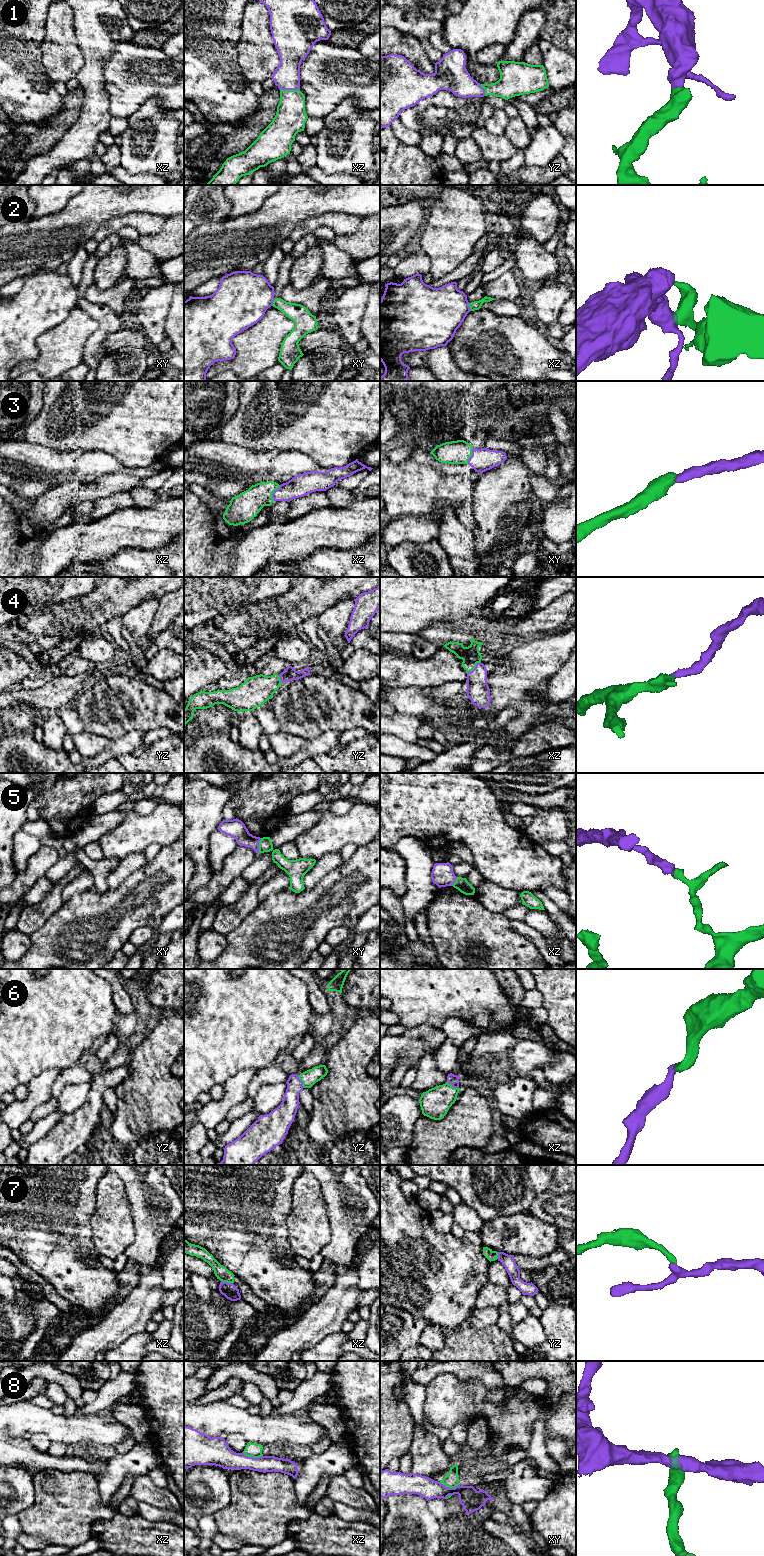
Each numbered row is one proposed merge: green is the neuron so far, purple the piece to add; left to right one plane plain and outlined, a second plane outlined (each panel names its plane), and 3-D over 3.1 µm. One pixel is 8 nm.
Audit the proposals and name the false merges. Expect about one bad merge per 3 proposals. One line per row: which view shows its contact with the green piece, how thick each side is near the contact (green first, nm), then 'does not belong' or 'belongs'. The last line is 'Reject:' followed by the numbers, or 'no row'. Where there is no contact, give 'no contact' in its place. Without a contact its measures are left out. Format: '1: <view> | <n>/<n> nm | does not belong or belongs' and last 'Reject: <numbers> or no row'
1: xz | 240/220 nm | belongs
2: xz | 80/400 nm | does not belong
3: xz | 220/170 nm | belongs
4: xz | 150/180 nm | belongs
5: xy | 110/150 nm | does not belong
6: xz | 240/90 nm | belongs
7: xz | 110/120 nm | does not belong
8: xz | 120/180 nm | does not belong
Reject: 2, 5, 7, 8

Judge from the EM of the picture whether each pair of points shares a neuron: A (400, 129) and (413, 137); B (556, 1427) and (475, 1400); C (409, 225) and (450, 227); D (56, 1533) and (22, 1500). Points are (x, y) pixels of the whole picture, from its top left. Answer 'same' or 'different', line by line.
A: same
B: same
C: different
D: different

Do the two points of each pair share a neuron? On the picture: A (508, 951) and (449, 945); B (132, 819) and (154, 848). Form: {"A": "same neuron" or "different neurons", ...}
{"A": "same neuron", "B": "different neurons"}

